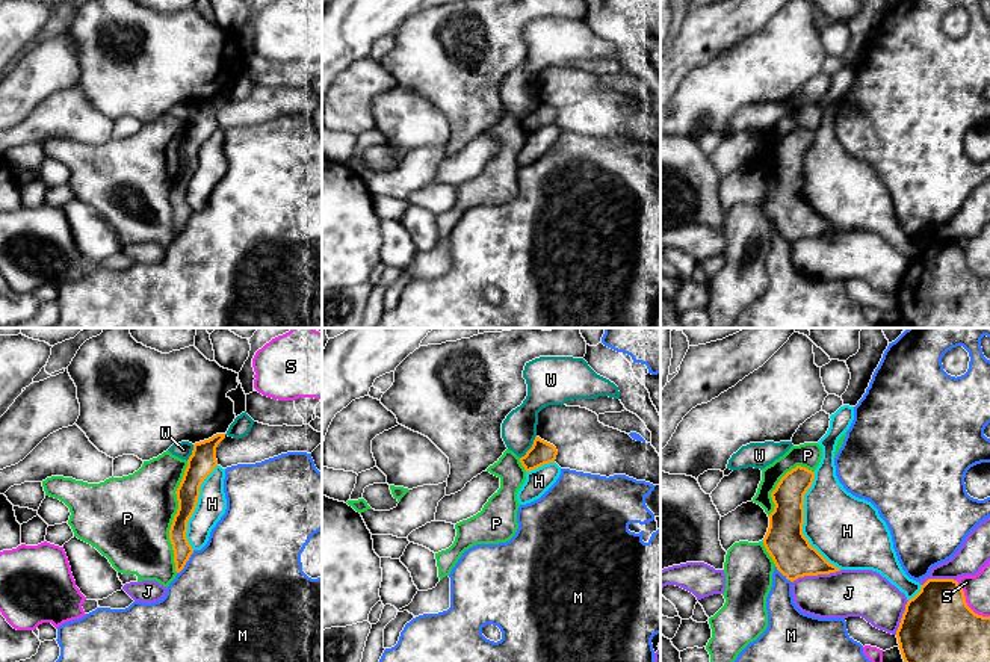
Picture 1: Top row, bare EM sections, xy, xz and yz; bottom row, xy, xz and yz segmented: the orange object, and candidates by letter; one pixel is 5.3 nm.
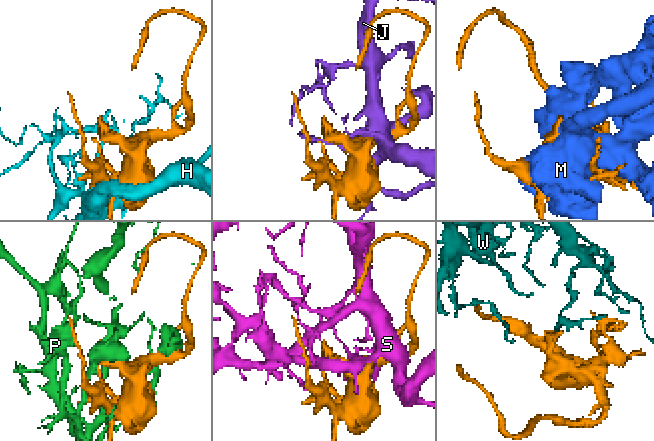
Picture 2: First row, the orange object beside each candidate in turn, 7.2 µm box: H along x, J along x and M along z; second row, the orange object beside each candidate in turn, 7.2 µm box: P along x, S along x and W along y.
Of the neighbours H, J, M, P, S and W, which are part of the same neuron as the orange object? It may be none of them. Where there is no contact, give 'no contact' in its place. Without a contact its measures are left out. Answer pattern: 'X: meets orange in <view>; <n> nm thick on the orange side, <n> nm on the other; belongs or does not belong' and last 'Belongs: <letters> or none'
H: meets orange in yz; 220 nm thick on the orange side, 380 nm on the other; does not belong
J: meets orange in yz; 220 nm thick on the orange side, 260 nm on the other; does not belong
M: meets orange in xy; 100 nm thick on the orange side, 480 nm on the other; does not belong
P: meets orange in xy; 120 nm thick on the orange side, 460 nm on the other; does not belong
S: meets orange in yz; 440 nm thick on the orange side, 140 nm on the other; does not belong
W: meets orange in xz; 130 nm thick on the orange side, 190 nm on the other; does not belong
Belongs: none

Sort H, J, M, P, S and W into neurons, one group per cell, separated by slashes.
H / J / M / P / S / W

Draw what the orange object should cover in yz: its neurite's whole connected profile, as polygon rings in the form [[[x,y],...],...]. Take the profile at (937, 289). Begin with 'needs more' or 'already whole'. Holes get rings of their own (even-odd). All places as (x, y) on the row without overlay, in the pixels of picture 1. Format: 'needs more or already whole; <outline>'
already whole; [[[928,240],[907,263],[896,292],[902,320],[911,328],[990,328],[990,278],[975,275],[954,240]]]

